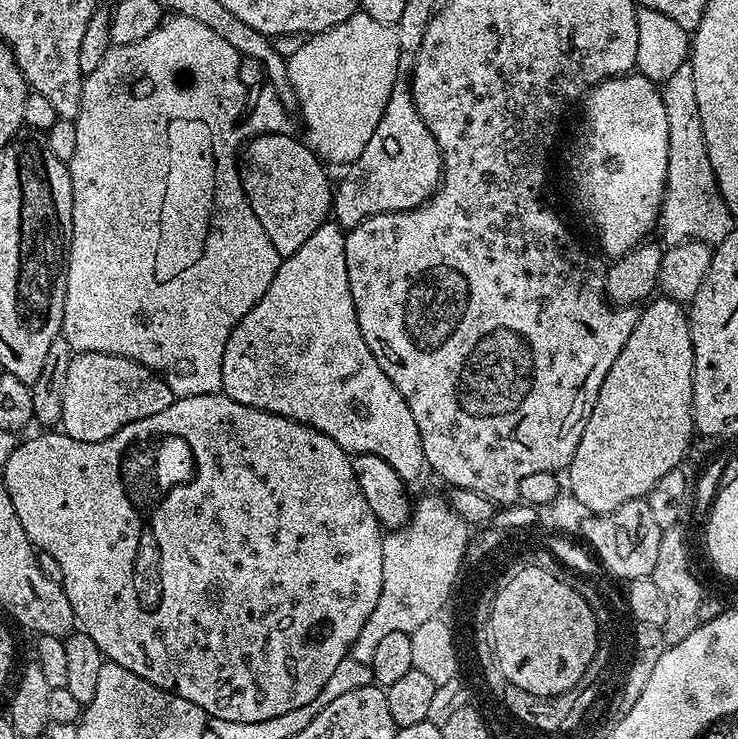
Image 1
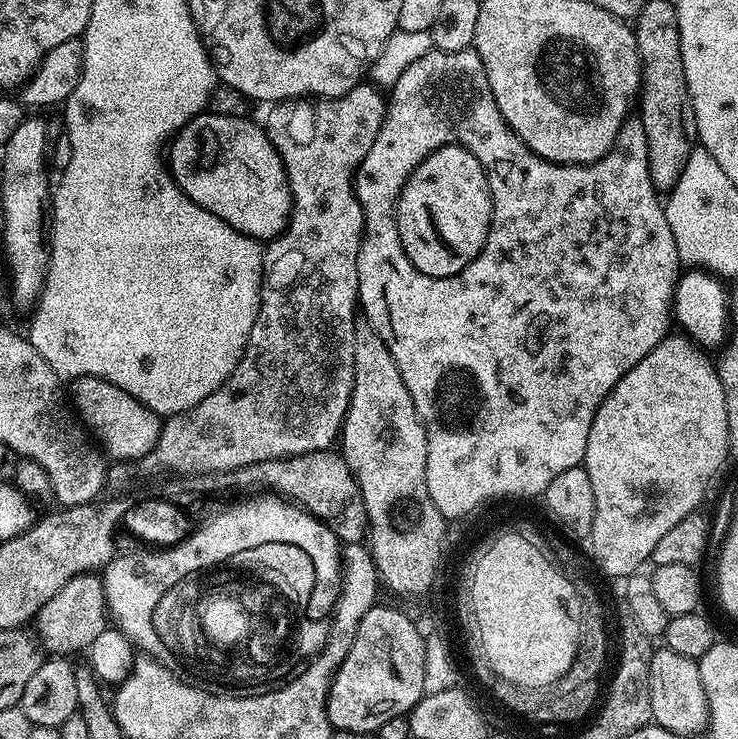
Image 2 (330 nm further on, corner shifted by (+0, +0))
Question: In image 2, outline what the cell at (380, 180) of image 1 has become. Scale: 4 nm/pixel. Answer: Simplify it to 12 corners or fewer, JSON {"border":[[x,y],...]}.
{"border":[[441,144],[404,177],[396,225],[422,274],[461,272],[492,221],[488,174]]}

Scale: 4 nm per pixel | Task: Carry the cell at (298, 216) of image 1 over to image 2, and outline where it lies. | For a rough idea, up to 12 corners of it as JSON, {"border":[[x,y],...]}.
{"border":[[201,112],[166,164],[197,209],[254,240],[288,227],[267,131]]}

